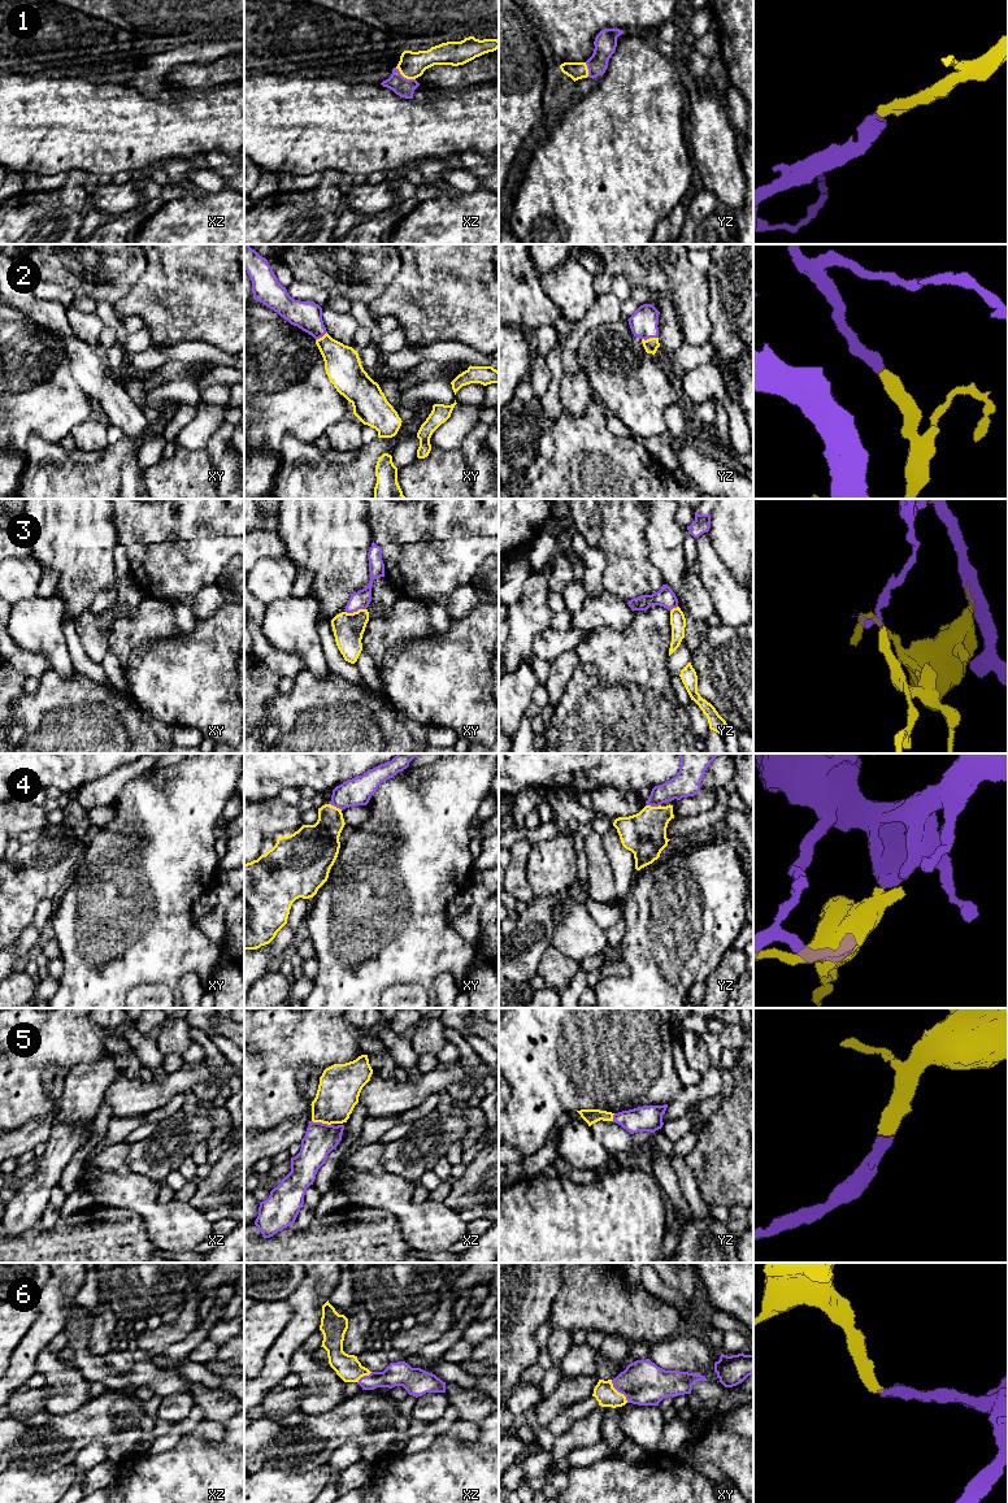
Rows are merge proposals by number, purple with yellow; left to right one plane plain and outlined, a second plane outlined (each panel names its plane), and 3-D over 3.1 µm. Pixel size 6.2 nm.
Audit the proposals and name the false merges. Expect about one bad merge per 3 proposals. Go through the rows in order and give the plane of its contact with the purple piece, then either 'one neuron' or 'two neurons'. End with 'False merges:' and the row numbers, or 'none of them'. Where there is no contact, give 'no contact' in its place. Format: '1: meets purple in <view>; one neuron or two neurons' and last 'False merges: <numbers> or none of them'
1: meets purple in xz; one neuron
2: meets purple in yz; one neuron
3: meets purple in xy; two neurons
4: meets purple in yz; two neurons
5: meets purple in xz; one neuron
6: meets purple in xy; one neuron
False merges: 3, 4

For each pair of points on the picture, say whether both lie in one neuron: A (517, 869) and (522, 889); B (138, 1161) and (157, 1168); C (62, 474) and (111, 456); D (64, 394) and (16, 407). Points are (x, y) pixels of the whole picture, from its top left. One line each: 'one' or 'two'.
A: one
B: one
C: one
D: one

